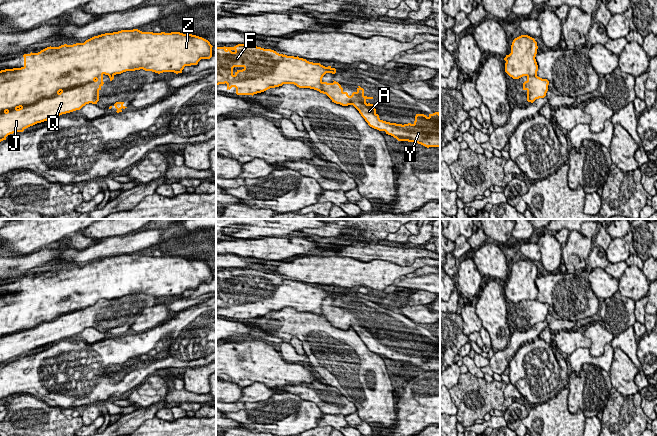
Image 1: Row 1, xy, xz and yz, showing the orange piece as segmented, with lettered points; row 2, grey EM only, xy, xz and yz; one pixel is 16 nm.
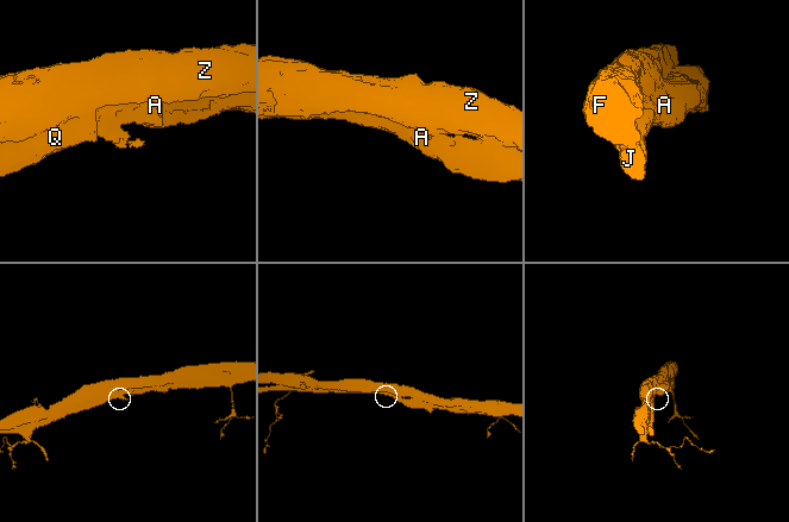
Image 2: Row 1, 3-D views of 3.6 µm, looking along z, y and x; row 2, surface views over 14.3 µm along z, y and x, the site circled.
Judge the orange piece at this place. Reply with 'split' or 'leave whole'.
leave whole

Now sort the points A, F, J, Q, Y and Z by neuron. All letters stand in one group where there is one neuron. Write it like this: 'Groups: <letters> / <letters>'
Groups: A F J Q Y Z

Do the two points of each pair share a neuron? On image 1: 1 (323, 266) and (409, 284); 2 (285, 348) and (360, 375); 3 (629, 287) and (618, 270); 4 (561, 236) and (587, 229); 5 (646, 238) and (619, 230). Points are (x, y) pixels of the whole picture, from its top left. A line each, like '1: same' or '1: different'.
1: different
2: different
3: same
4: different
5: different

